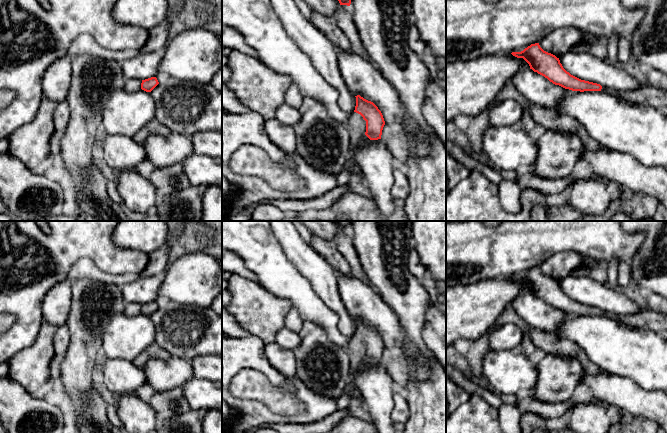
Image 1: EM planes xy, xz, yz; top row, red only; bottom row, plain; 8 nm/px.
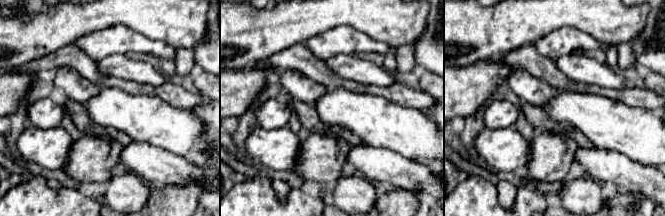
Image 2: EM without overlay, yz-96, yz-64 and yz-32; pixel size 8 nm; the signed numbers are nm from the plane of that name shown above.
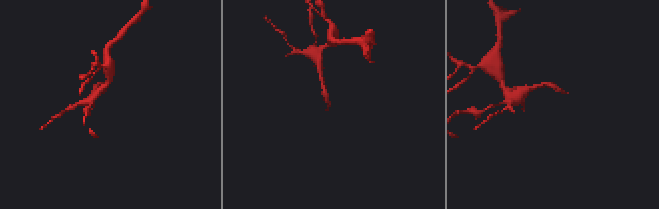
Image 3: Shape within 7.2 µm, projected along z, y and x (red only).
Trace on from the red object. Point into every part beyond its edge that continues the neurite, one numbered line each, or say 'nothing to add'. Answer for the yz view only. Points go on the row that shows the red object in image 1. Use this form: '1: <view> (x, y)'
1: yz (657, 98)

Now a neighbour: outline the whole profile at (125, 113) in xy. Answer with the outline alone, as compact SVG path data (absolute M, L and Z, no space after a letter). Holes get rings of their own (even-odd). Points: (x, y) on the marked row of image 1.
M124 89L114 91L102 111L102 129L108 135L133 137L147 123L155 119L155 102L142 89L128 92Z

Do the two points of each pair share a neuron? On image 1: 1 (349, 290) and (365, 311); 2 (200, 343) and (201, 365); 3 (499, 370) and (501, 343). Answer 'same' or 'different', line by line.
1: same
2: different
3: different

